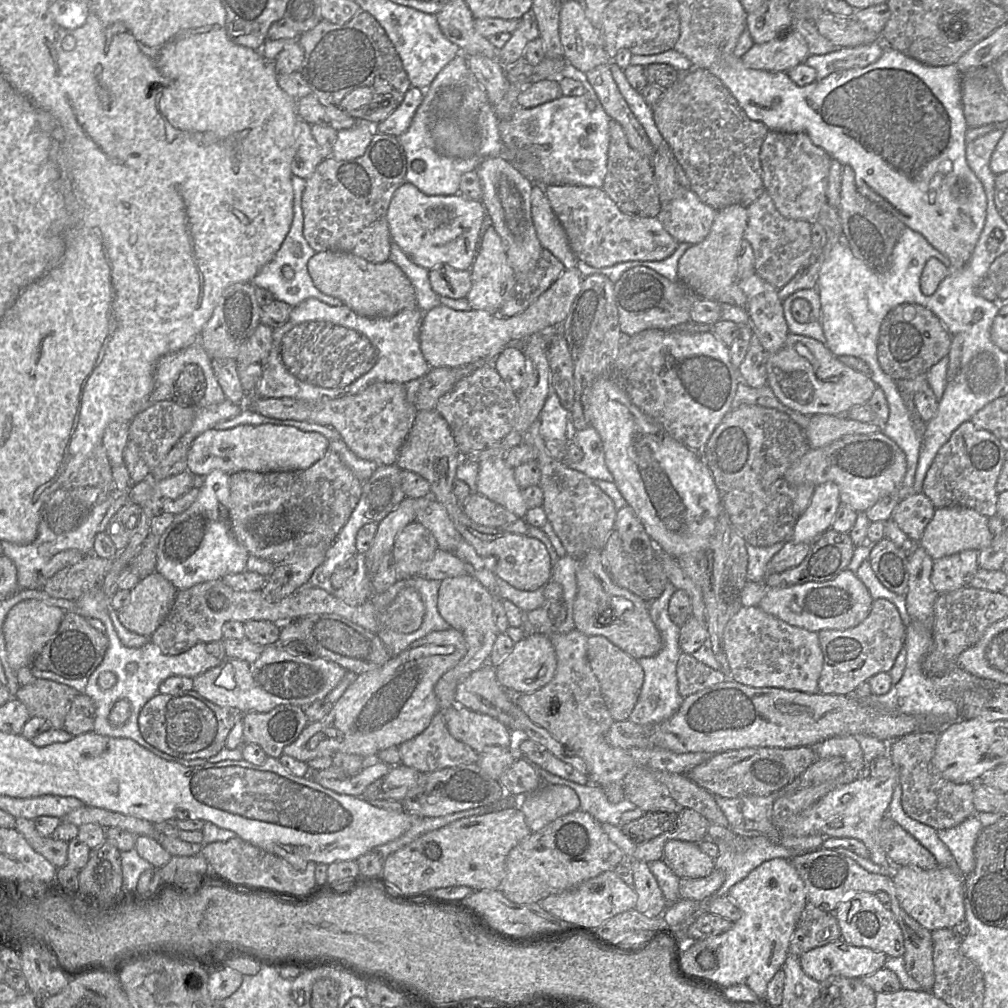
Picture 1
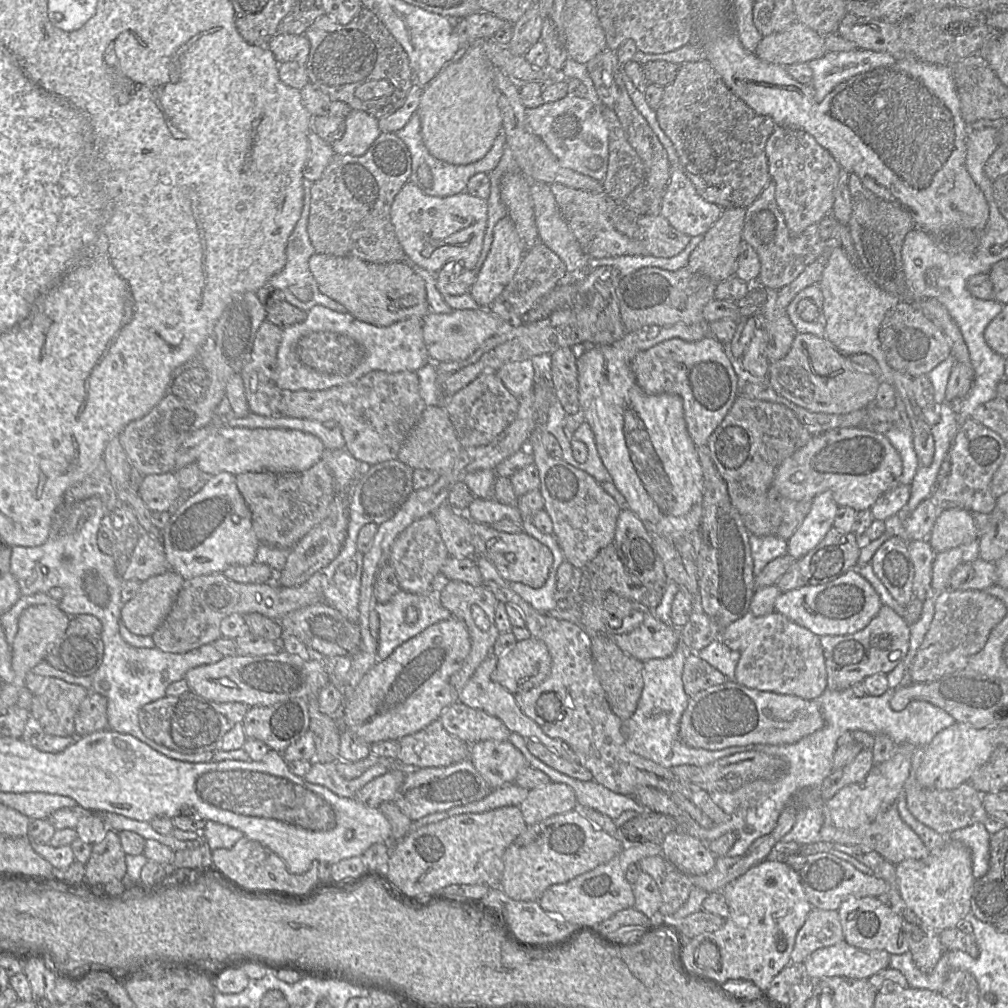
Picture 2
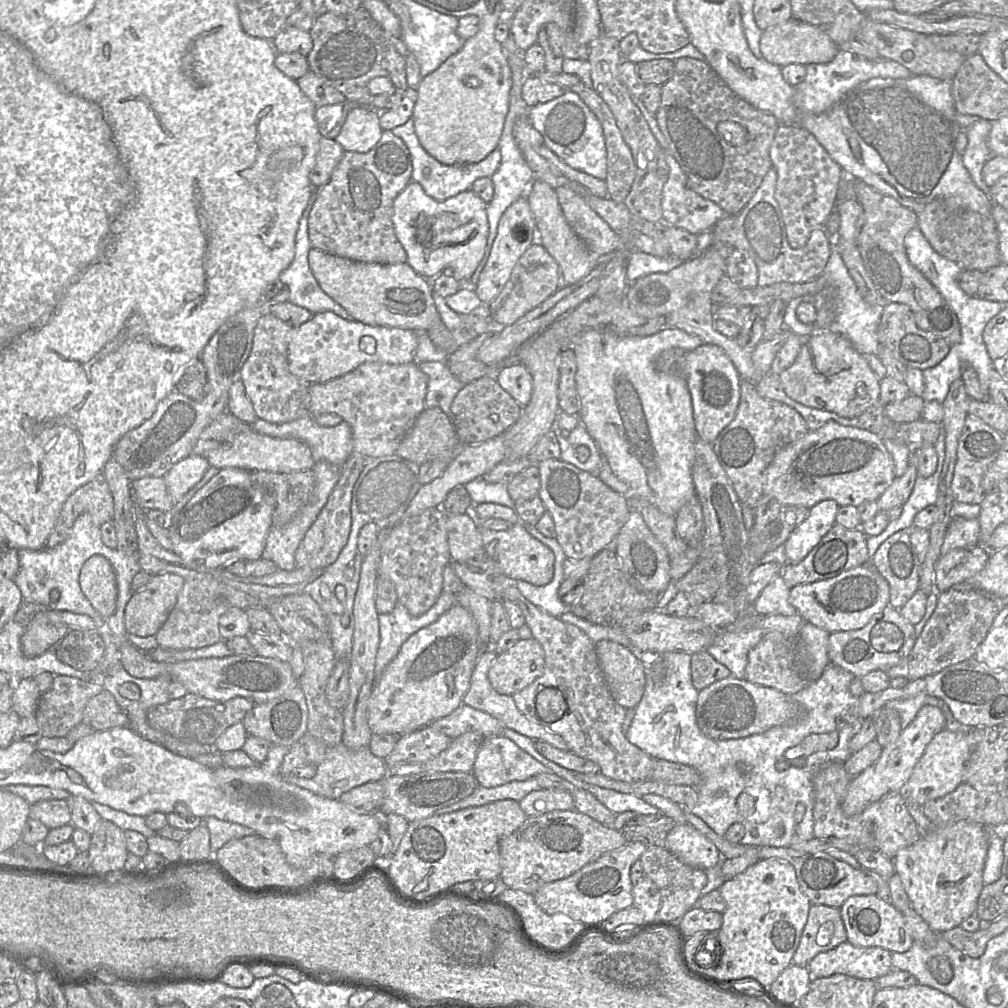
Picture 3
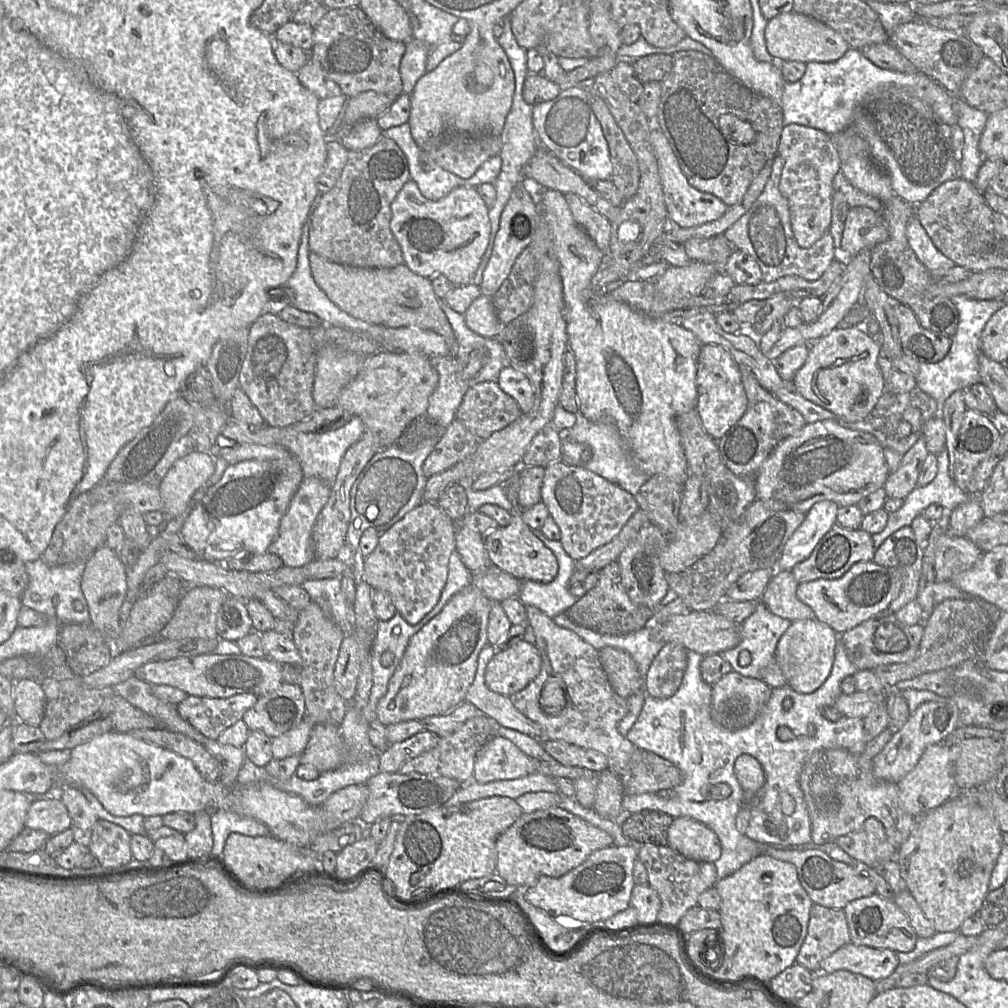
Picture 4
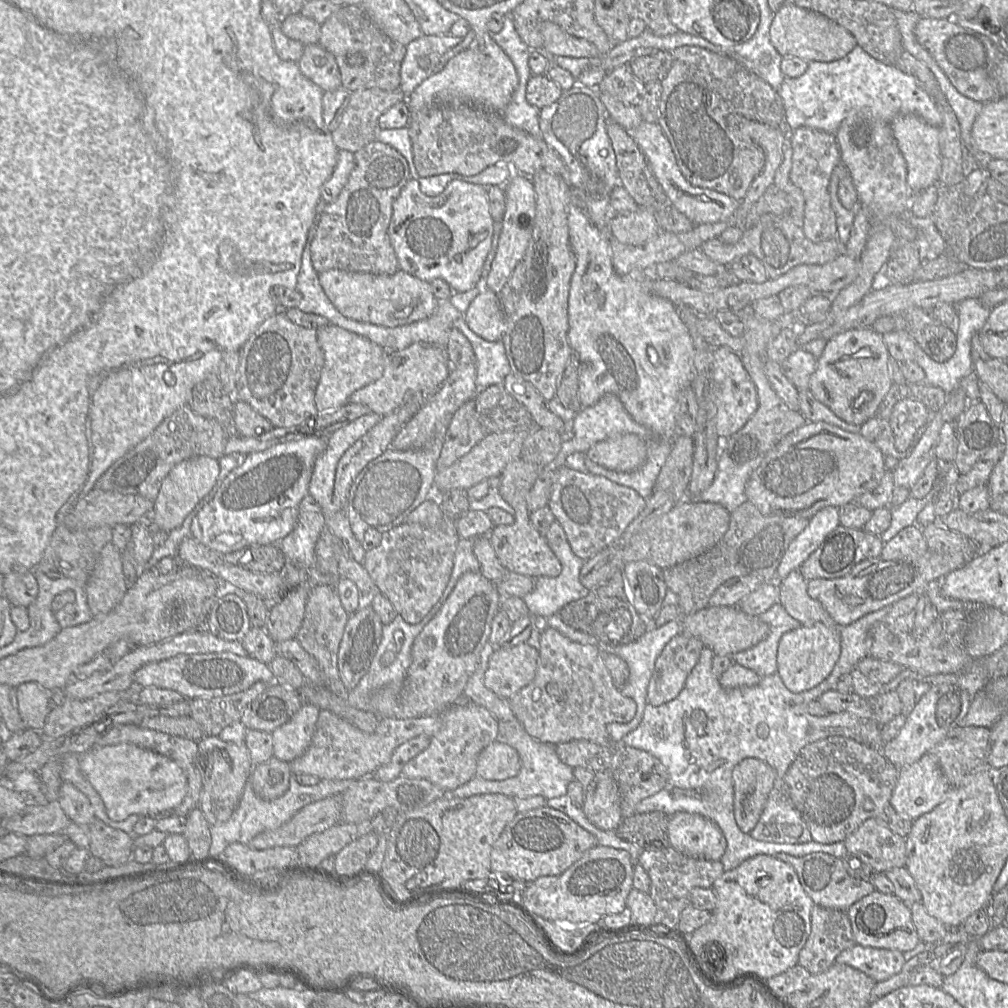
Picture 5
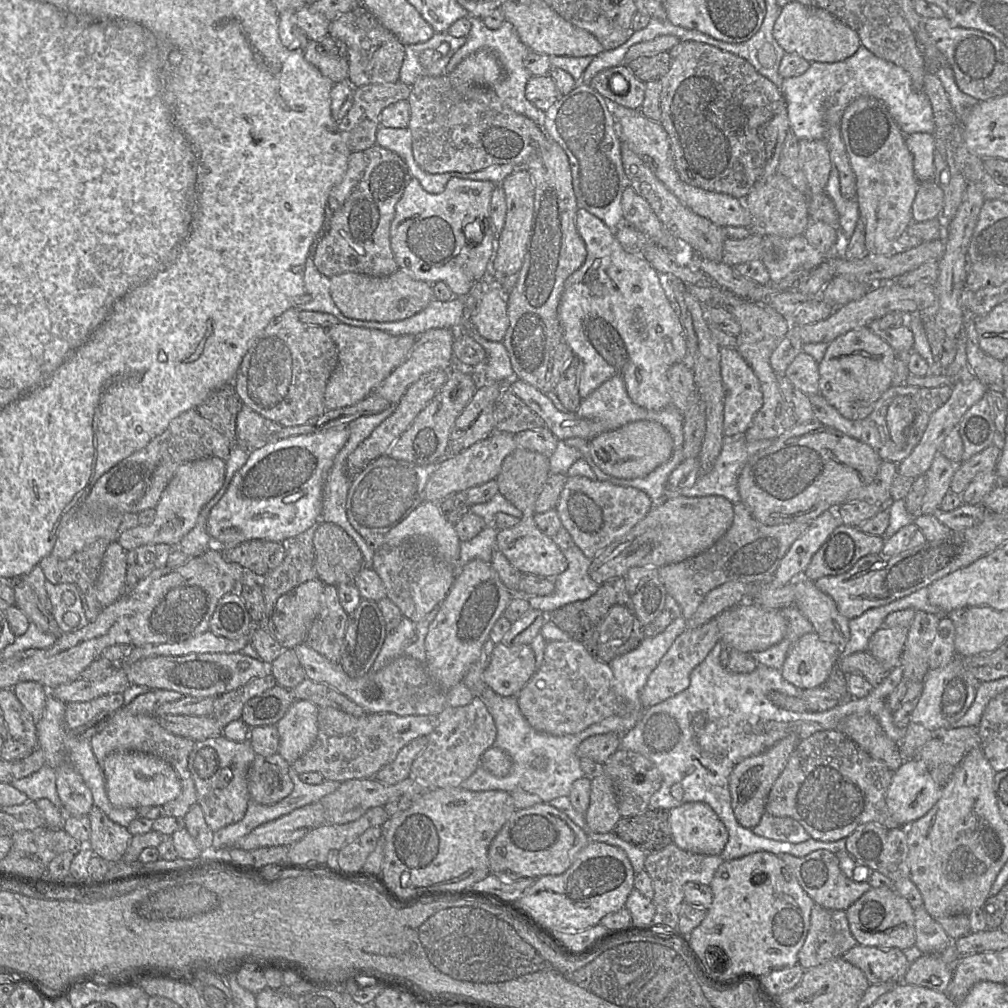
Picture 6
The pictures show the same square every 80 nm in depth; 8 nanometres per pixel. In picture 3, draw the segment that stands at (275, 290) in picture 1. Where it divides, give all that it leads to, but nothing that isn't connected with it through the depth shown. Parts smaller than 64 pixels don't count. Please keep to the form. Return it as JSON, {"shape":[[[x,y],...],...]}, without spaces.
{"shape":[[[312,186],[308,204],[299,221],[293,261],[279,275],[278,281],[289,288],[288,302],[305,308],[312,314],[329,311],[343,319],[353,320],[346,309],[320,288],[309,268],[308,254],[312,246],[308,235],[308,220],[316,197],[317,188]]]}

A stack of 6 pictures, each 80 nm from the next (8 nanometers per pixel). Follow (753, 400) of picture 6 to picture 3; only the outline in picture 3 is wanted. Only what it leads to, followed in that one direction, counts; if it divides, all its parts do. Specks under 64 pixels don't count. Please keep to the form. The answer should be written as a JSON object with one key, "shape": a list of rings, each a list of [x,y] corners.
{"shape":[[[704,343],[692,351],[664,350],[655,358],[654,365],[659,372],[679,373],[685,378],[691,394],[697,436],[713,443],[735,418],[740,402],[742,378],[731,359],[720,347]]]}

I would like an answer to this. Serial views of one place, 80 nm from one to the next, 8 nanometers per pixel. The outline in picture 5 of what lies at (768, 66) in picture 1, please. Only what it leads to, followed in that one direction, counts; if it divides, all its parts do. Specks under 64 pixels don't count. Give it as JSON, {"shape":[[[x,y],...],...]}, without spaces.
{"shape":[[[787,5],[775,13],[769,30],[770,41],[782,57],[798,57],[807,62],[832,62],[845,57],[856,45],[844,27],[814,11]]]}

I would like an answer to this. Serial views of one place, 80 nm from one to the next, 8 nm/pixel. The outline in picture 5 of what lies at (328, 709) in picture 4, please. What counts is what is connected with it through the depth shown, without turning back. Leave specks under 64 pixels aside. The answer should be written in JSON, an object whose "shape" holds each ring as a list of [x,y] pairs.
{"shape":[[[318,585],[309,589],[304,618],[295,637],[304,650],[317,661],[326,676],[324,683],[332,692],[347,700],[349,691],[343,685],[338,670],[338,651],[350,614],[343,608],[340,598],[331,585]]]}

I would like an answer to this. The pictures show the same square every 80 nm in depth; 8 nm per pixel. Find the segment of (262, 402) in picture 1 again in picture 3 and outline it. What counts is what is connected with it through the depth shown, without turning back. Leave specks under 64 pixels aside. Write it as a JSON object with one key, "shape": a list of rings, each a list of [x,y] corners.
{"shape":[[[416,362],[363,363],[349,373],[326,383],[311,384],[310,416],[339,415],[352,430],[353,452],[366,459],[395,454],[417,417],[425,409],[427,376]]]}

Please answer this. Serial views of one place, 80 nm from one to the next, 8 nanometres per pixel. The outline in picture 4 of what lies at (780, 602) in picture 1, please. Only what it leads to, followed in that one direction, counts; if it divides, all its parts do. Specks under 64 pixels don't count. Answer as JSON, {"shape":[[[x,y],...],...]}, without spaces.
{"shape":[[[868,561],[854,564],[838,579],[817,579],[801,583],[796,594],[800,601],[813,610],[816,620],[827,624],[837,634],[842,634],[887,611],[900,589],[901,576],[897,571]]]}

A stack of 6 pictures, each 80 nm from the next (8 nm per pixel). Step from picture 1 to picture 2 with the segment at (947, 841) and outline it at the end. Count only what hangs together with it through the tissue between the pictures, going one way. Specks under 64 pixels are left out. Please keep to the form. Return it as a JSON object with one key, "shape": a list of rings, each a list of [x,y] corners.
{"shape":[[[981,822],[954,830],[947,835],[948,840],[962,842],[971,850],[972,869],[975,879],[983,877],[989,869],[990,836],[984,823]]]}

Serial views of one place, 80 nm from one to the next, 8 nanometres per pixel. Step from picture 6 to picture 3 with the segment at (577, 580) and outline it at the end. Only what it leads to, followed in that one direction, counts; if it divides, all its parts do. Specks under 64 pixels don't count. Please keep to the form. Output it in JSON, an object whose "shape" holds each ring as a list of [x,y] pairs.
{"shape":[[[525,525],[527,531],[535,539],[547,546],[554,554],[554,575],[552,580],[545,586],[534,586],[525,581],[517,581],[516,588],[520,594],[536,607],[545,611],[553,617],[560,617],[570,610],[570,607],[563,604],[558,597],[560,585],[565,580],[563,564],[566,556],[555,538],[547,538],[538,531],[534,525]]]}

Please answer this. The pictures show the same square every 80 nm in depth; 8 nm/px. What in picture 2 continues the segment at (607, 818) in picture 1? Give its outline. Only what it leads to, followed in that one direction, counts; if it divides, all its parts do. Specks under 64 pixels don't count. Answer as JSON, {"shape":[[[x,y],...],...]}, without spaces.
{"shape":[[[511,733],[508,741],[523,754],[531,767],[545,773],[554,783],[568,785],[576,795],[577,805],[594,809],[612,820],[617,819],[625,811],[635,811],[639,815],[648,811],[632,796],[615,793],[594,780],[580,781],[549,767],[530,753],[524,737]]]}

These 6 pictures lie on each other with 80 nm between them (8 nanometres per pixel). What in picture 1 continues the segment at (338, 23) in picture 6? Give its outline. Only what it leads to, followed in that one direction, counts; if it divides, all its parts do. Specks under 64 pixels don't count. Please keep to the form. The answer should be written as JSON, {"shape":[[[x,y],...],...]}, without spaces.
{"shape":[[[361,10],[345,24],[321,20],[314,28],[301,34],[298,42],[304,51],[301,74],[311,92],[323,105],[341,106],[342,99],[360,87],[370,87],[373,98],[367,105],[347,115],[378,124],[385,120],[402,102],[411,87],[400,56],[379,22]]]}

